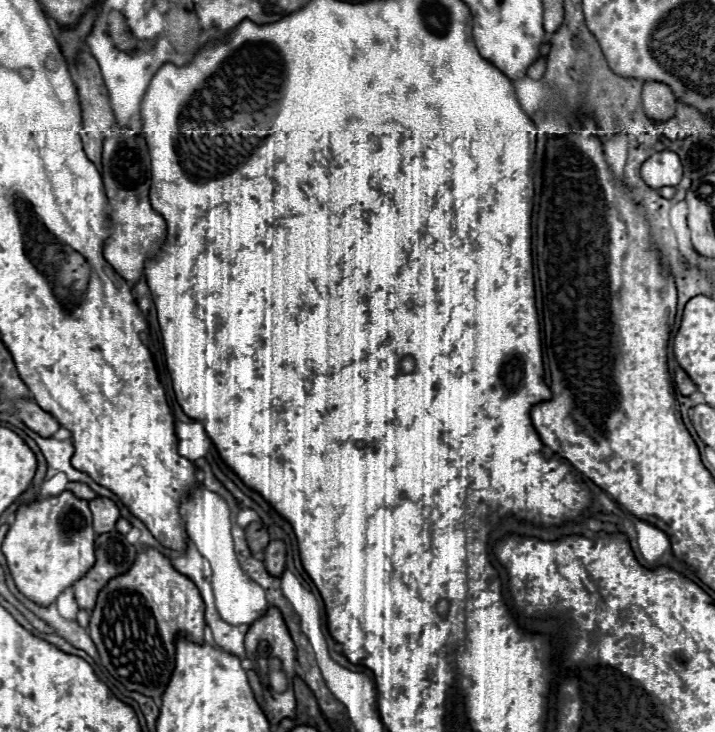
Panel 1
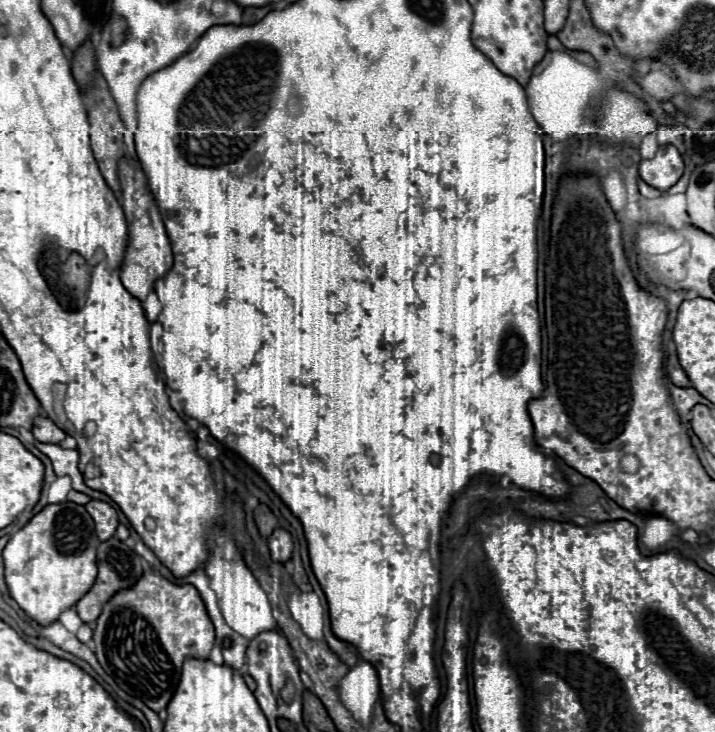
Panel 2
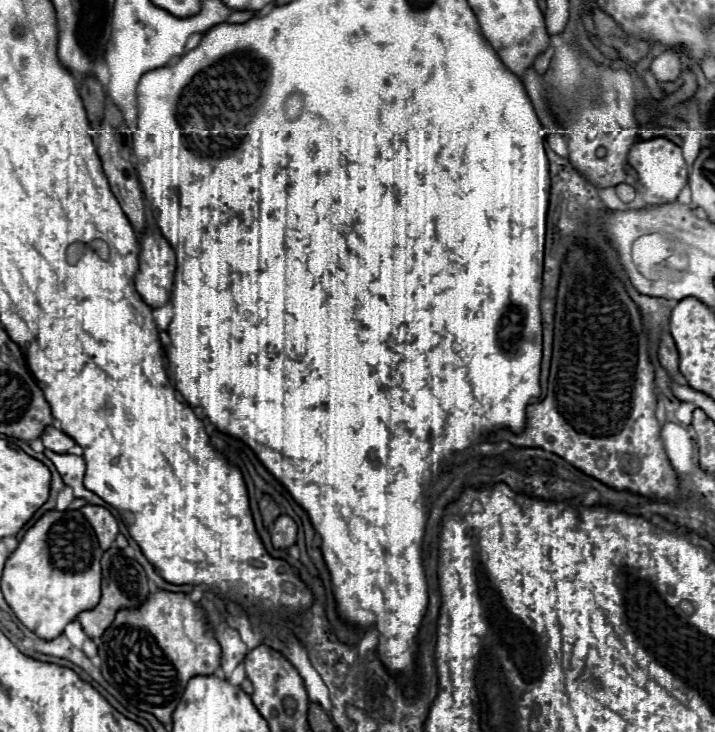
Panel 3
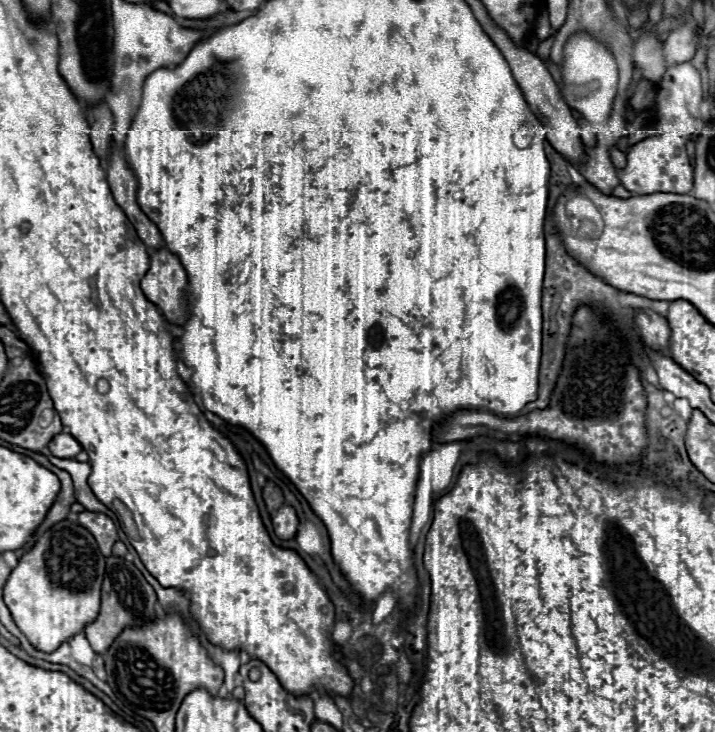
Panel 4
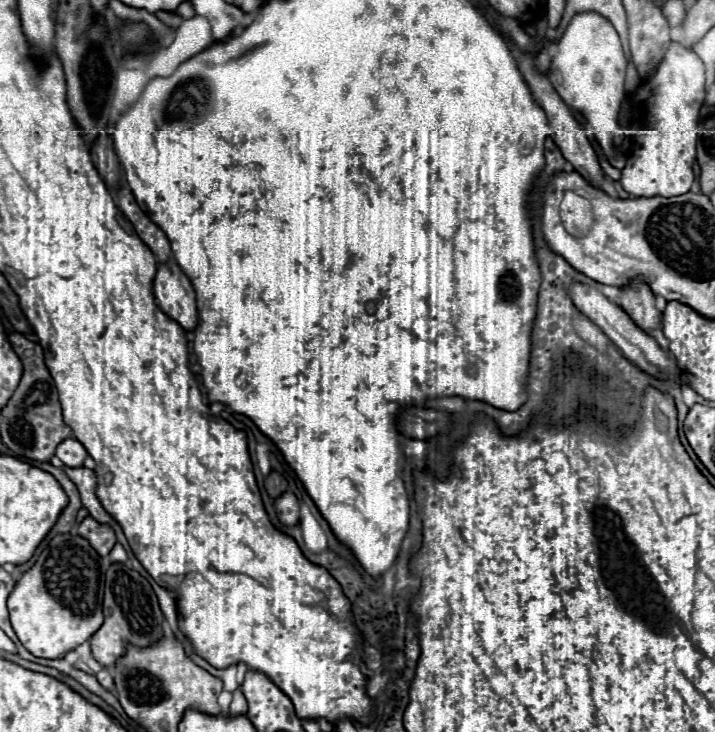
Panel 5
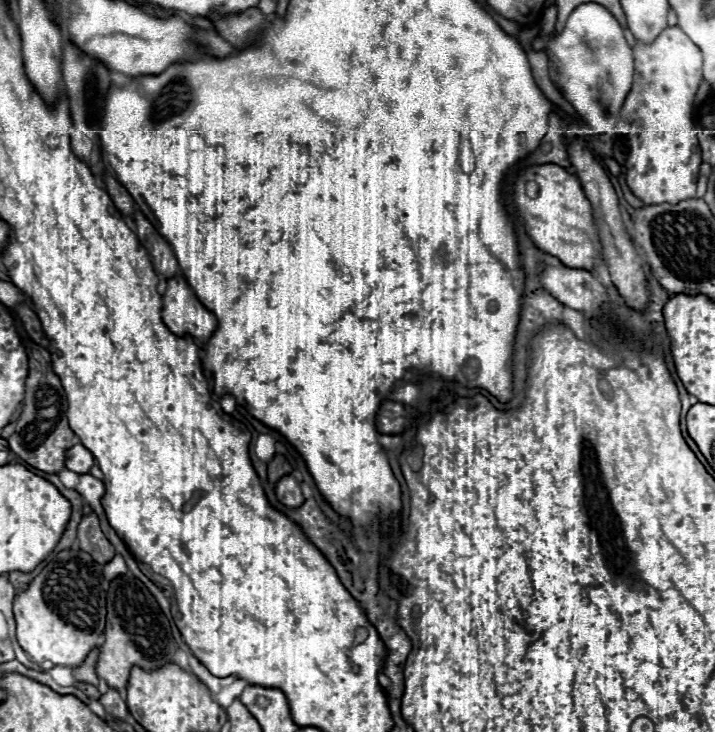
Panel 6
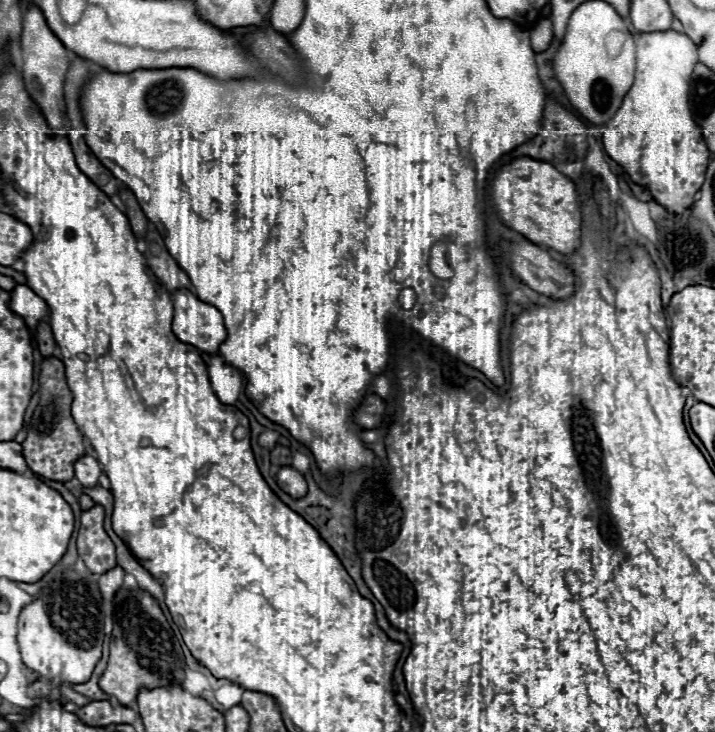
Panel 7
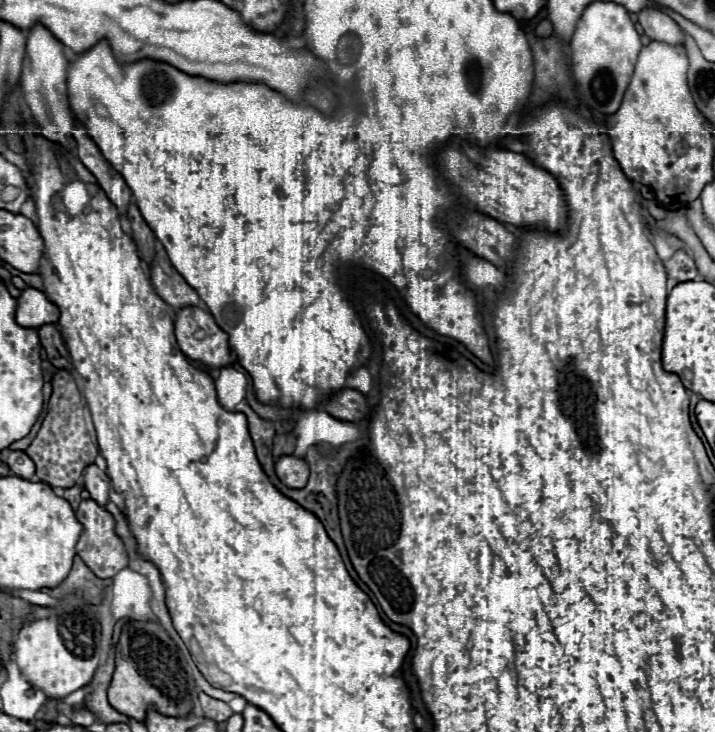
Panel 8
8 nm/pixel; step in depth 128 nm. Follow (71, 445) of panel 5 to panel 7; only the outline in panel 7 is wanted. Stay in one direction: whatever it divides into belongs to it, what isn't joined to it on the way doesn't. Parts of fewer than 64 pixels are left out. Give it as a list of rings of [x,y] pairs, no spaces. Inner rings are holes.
[[[86,454],[74,462],[74,474],[82,482],[82,486],[90,488],[90,486],[98,486],[98,476],[102,474],[102,468],[96,458]]]

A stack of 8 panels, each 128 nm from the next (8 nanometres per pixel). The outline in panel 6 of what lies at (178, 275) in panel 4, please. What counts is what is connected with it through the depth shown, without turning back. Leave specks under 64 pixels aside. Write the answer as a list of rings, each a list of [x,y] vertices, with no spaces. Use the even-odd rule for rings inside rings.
[[[172,276],[166,280],[162,320],[174,334],[190,334],[200,342],[206,342],[218,324],[216,316],[200,304],[184,276]]]

